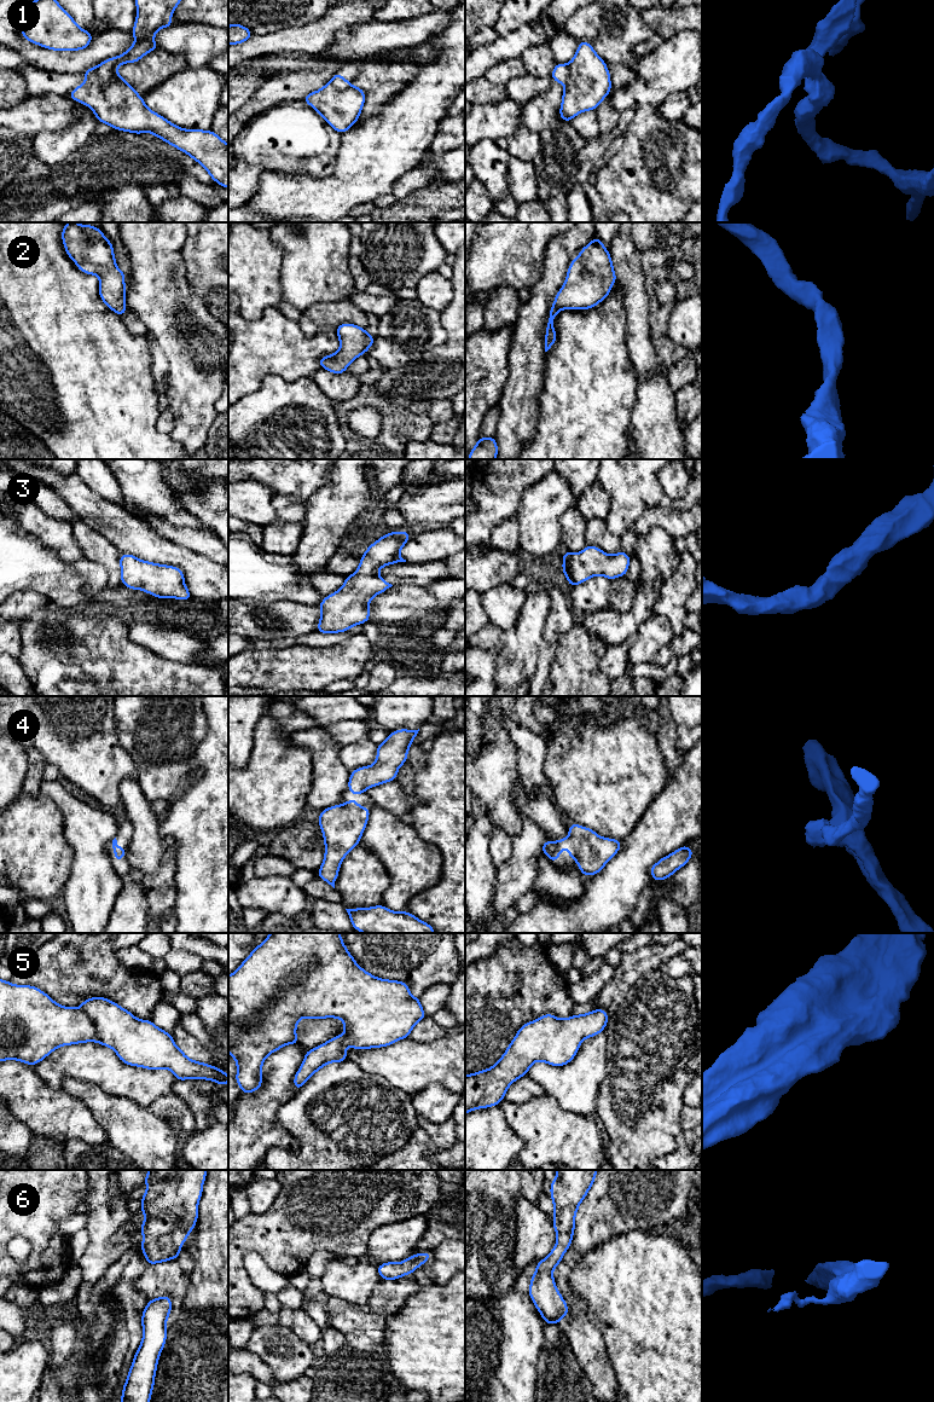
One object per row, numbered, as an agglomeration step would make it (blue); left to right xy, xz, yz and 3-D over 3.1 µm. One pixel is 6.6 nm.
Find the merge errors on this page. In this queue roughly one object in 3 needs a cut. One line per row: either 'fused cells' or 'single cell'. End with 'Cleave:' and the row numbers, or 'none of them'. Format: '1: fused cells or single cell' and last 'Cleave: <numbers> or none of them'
1: fused cells
2: single cell
3: single cell
4: single cell
5: single cell
6: single cell
Cleave: 1

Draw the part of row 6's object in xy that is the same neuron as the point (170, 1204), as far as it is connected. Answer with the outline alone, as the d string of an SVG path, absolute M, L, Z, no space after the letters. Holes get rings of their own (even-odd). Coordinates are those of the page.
M149 1170L144 1183L147 1190L140 1198L145 1215L140 1226L144 1239L140 1245L147 1265L178 1259L181 1245L186 1242L198 1218L198 1203L208 1170Z

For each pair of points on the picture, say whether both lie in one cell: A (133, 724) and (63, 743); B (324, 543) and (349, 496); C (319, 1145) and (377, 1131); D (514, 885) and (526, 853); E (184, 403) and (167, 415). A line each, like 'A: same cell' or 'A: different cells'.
A: different cells
B: same cell
C: same cell
D: same cell
E: different cells

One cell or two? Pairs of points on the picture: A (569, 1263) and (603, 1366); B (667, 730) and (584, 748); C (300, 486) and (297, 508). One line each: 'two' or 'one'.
A: one
B: two
C: two

